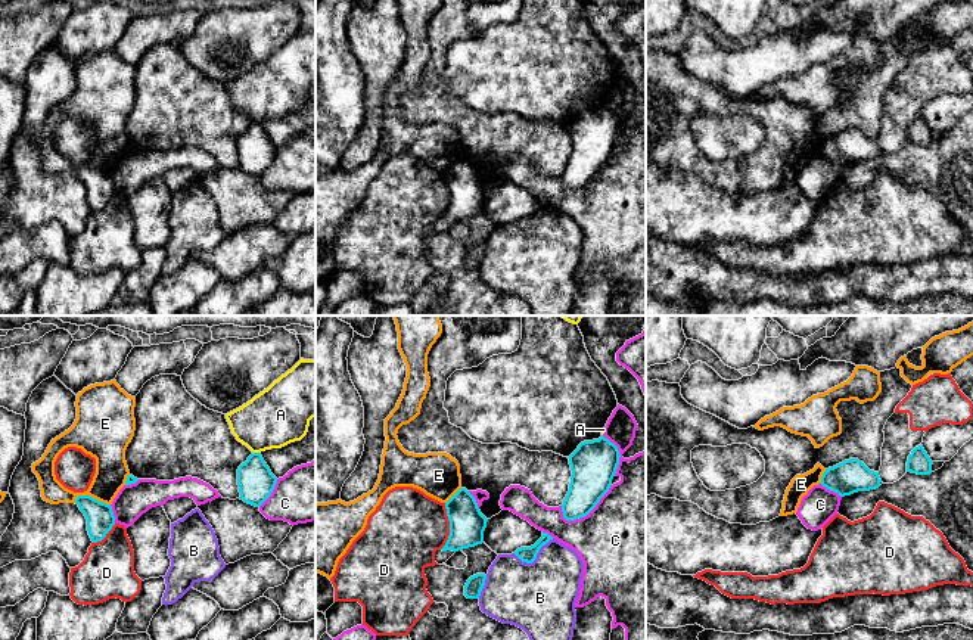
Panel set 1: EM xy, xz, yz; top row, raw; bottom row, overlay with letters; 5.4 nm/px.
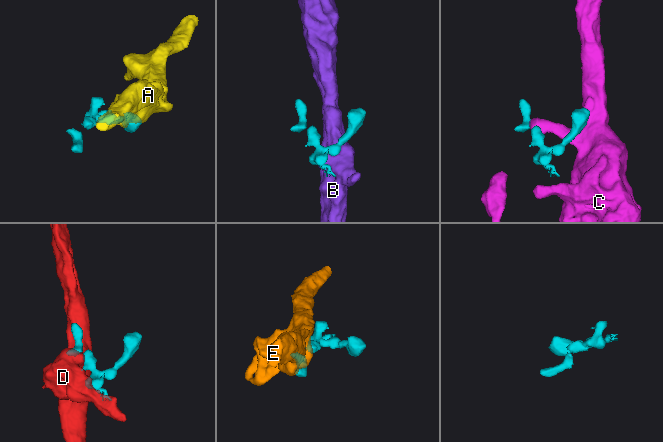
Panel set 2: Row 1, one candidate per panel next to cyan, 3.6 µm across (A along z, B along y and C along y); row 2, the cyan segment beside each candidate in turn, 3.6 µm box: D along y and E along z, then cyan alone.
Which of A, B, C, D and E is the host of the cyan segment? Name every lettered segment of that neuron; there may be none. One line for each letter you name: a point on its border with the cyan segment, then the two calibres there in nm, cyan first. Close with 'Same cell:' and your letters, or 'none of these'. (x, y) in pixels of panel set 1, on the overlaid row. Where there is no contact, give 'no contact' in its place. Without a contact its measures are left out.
Same cell: none of these

